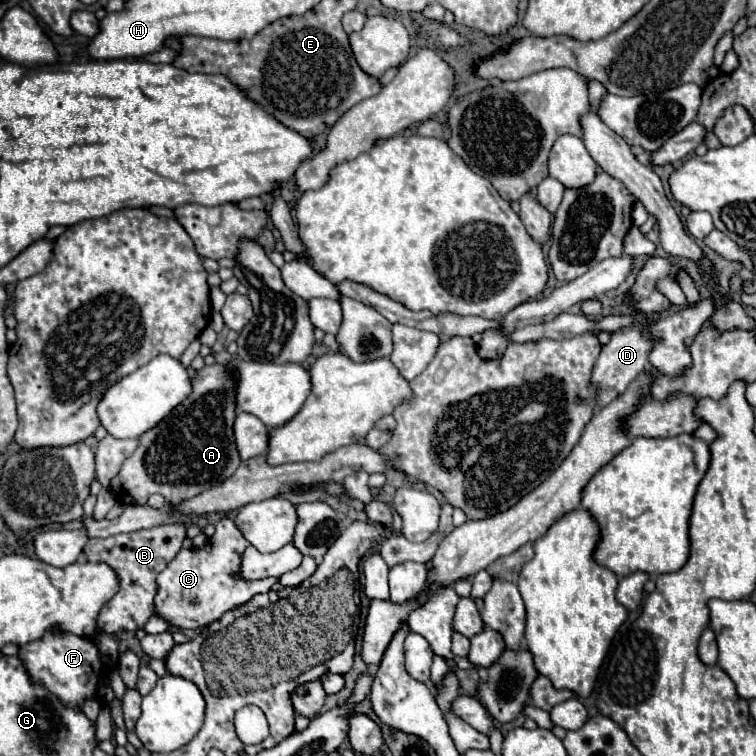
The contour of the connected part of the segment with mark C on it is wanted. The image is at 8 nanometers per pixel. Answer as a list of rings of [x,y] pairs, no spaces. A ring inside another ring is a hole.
[[[228,517],[216,523],[216,533],[202,549],[182,549],[166,569],[156,577],[158,593],[154,597],[154,611],[158,617],[178,629],[202,629],[218,621],[226,611],[250,601],[258,593],[270,591],[278,579],[248,581],[238,577],[242,553],[250,543],[240,533],[236,523]]]

